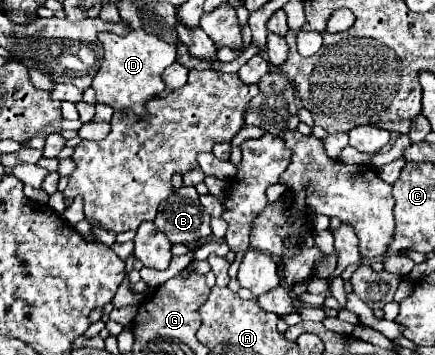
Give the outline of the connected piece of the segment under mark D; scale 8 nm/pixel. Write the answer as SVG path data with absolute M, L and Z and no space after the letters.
M134 29L124 37L108 31L98 33L98 41L104 47L104 59L92 79L96 103L110 105L114 111L130 109L142 119L148 113L146 103L156 99L166 89L162 73L176 61L176 45L168 45L150 33Z

